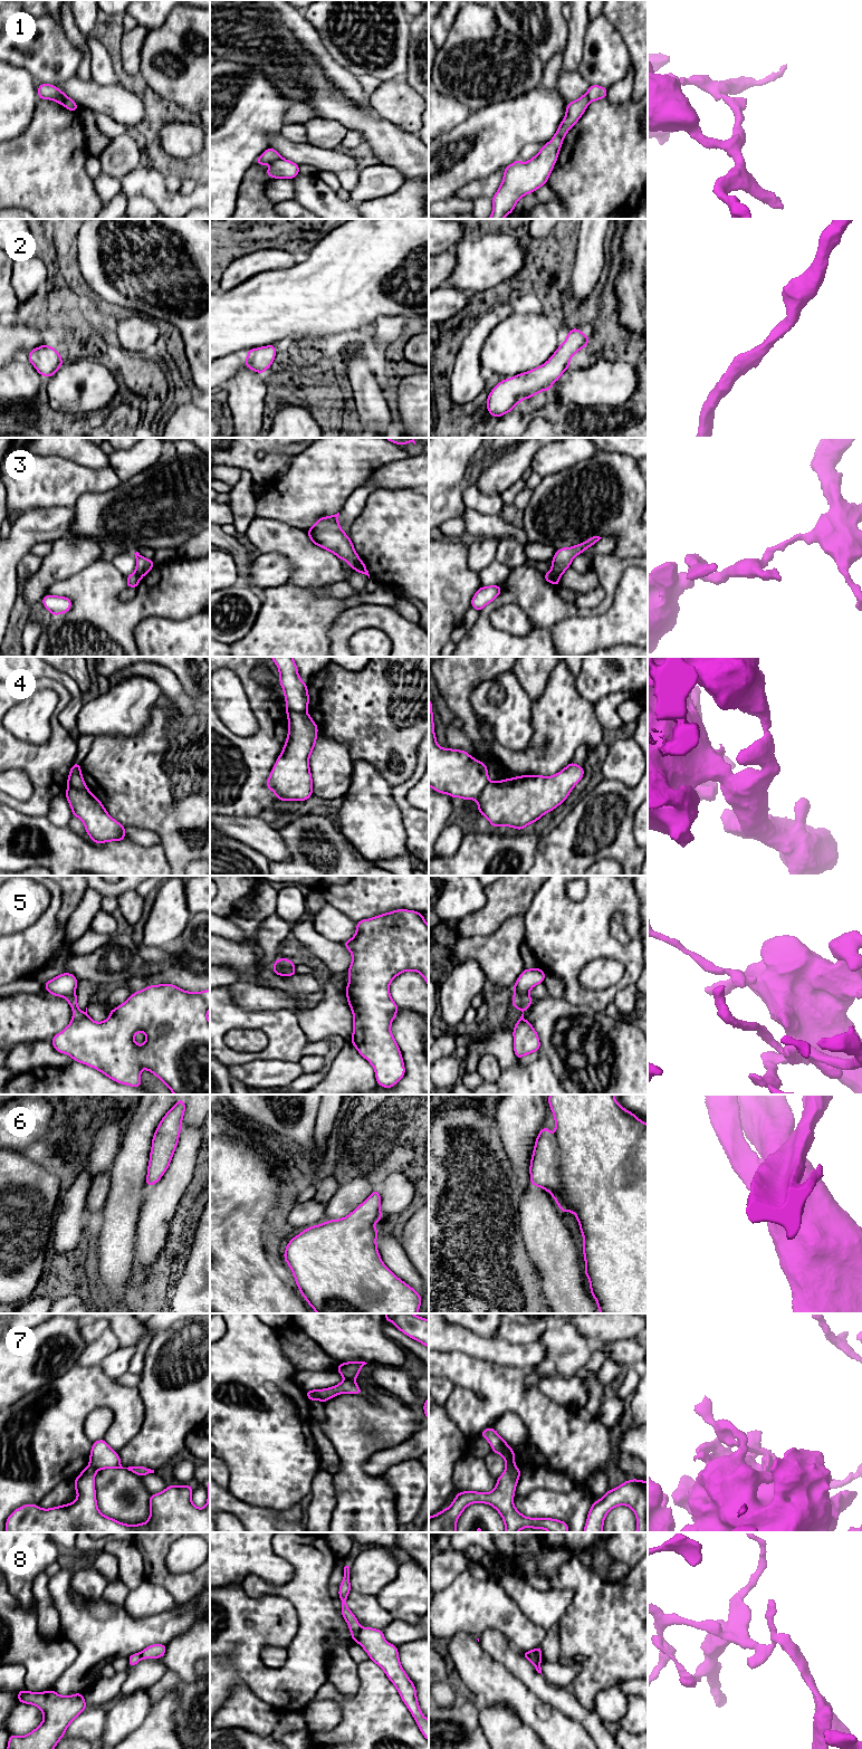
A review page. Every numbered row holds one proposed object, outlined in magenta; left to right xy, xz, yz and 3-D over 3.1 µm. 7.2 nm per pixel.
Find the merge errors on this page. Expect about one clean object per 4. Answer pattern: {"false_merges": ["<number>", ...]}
{"false_merges": ["1", "3", "4", "5", "7", "8"]}

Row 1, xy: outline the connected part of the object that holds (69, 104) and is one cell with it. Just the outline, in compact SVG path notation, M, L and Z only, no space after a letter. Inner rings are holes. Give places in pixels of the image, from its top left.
M59 90L59 95L61 97L61 99L64 101L64 105L67 109L71 111L71 112L77 112L78 106L77 104L69 98L64 92Z

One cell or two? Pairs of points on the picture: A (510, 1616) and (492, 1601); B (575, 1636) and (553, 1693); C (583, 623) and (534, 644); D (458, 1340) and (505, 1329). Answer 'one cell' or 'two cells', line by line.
A: one cell
B: two cells
C: two cells
D: two cells

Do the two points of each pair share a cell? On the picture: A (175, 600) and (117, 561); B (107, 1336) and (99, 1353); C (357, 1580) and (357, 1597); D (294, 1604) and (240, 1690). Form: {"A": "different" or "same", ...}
{"A": "different", "B": "same", "C": "different", "D": "different"}

